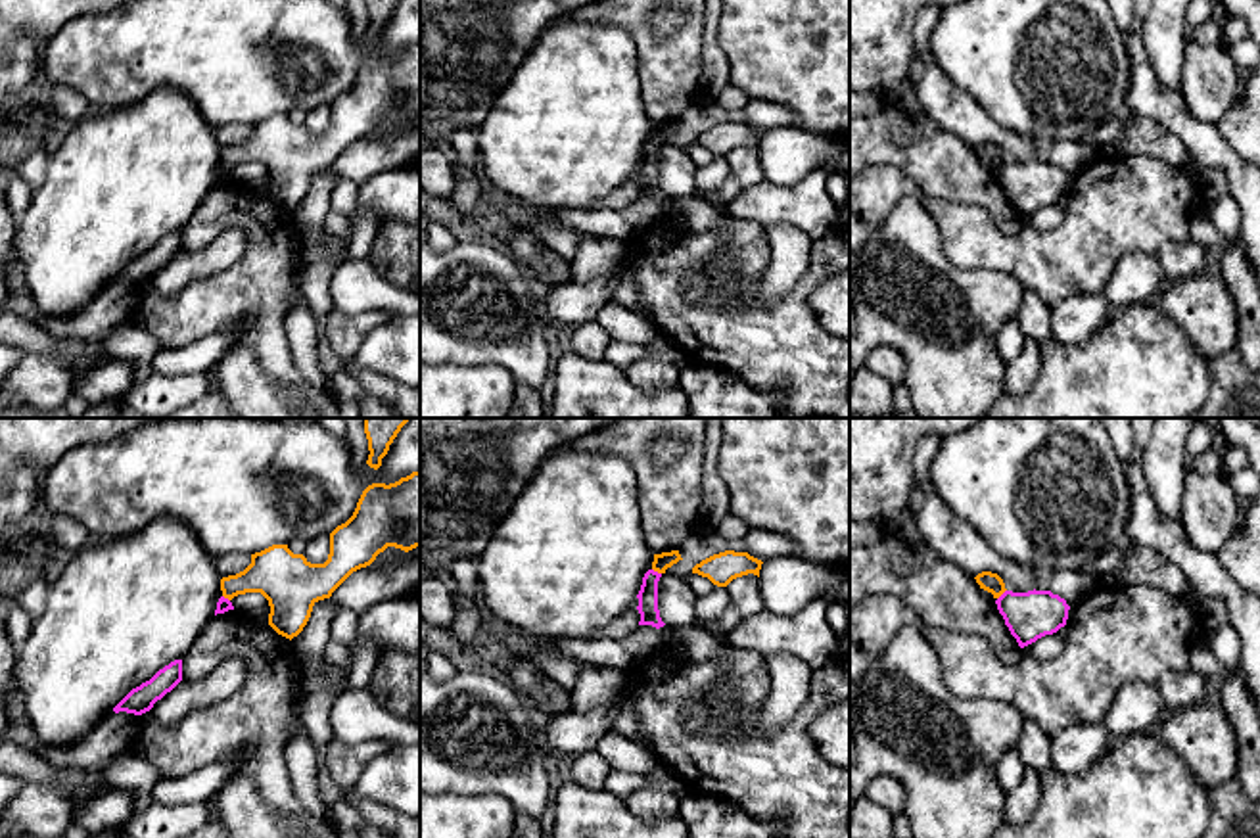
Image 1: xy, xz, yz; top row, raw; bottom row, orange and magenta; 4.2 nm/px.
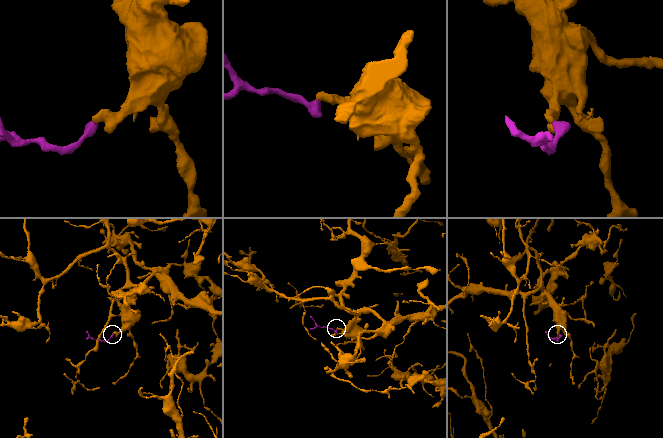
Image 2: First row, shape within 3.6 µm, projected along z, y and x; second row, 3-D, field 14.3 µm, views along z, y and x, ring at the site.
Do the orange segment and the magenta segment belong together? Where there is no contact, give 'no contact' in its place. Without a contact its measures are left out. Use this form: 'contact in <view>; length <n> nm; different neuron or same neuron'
contact in xz; length 50 nm; different neuron

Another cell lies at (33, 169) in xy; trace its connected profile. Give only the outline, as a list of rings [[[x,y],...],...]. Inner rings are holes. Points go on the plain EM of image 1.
[[[46,148],[35,150],[17,169],[17,175],[27,180],[27,184],[36,192],[46,178],[46,163],[50,153]]]

